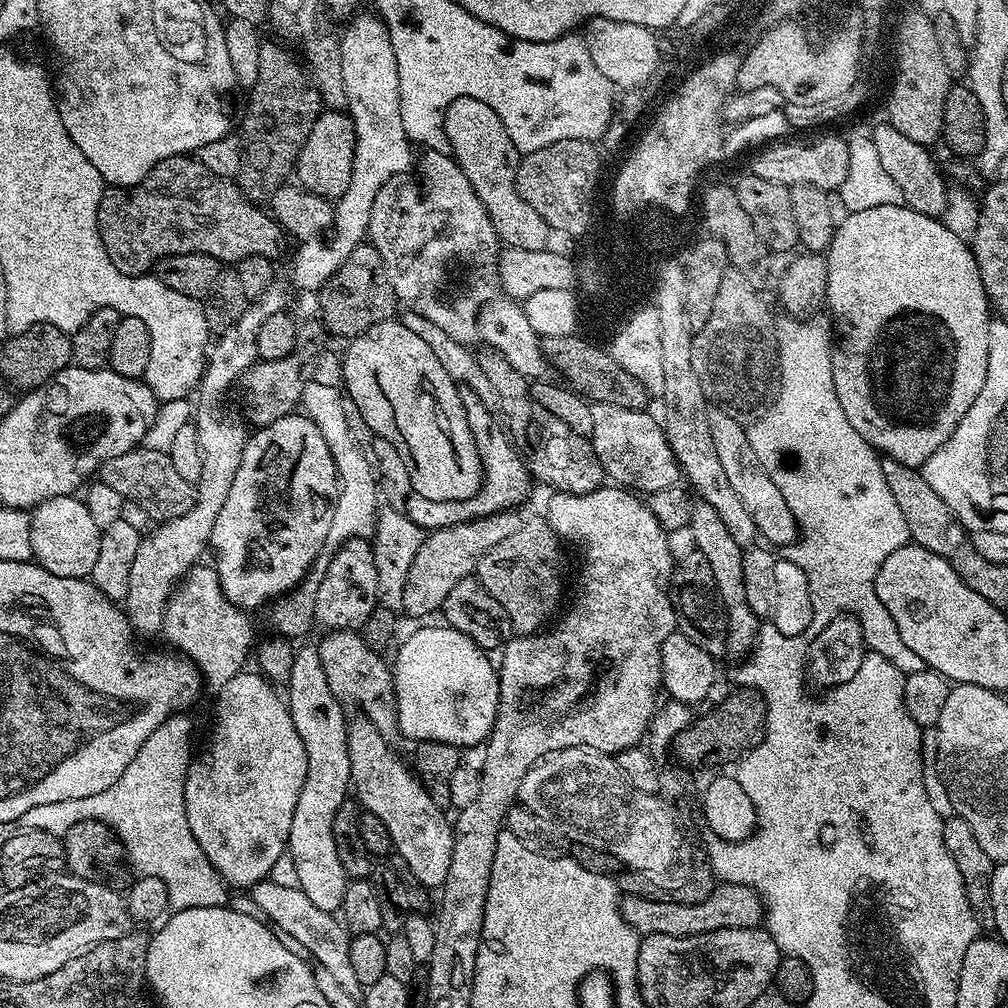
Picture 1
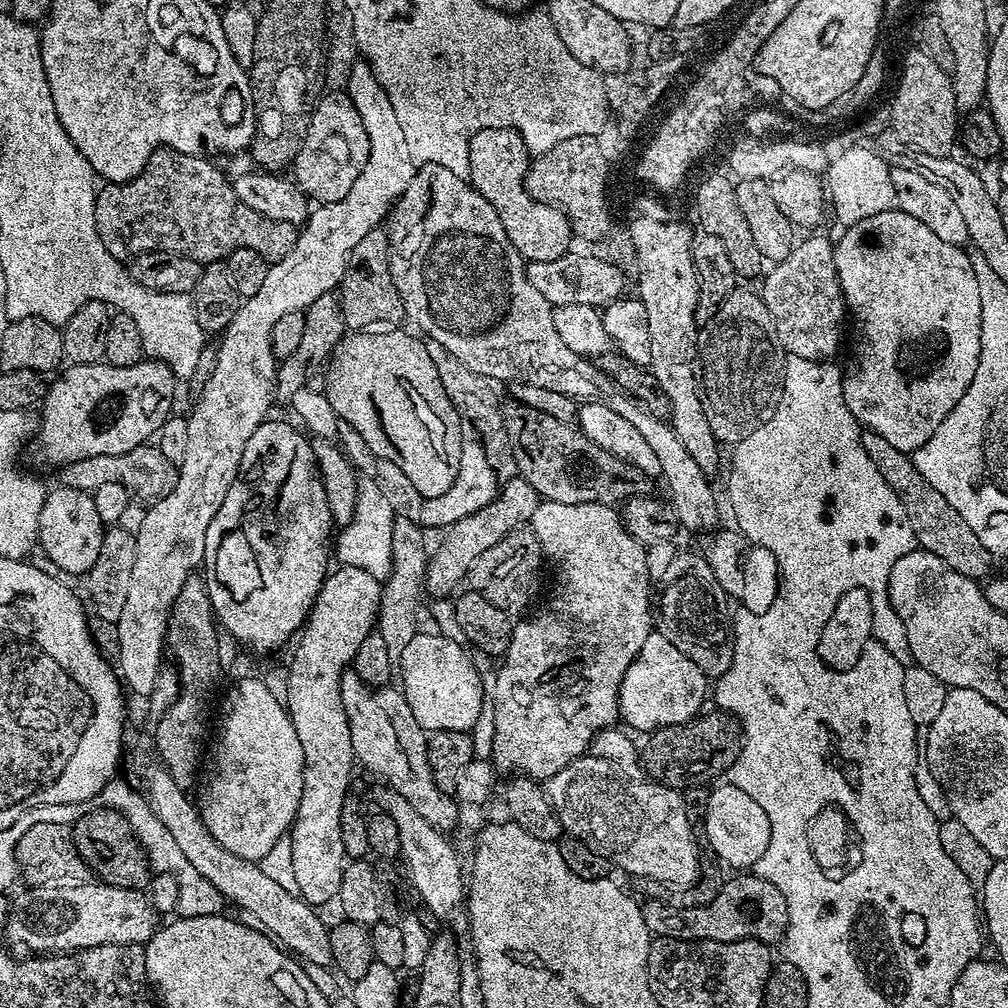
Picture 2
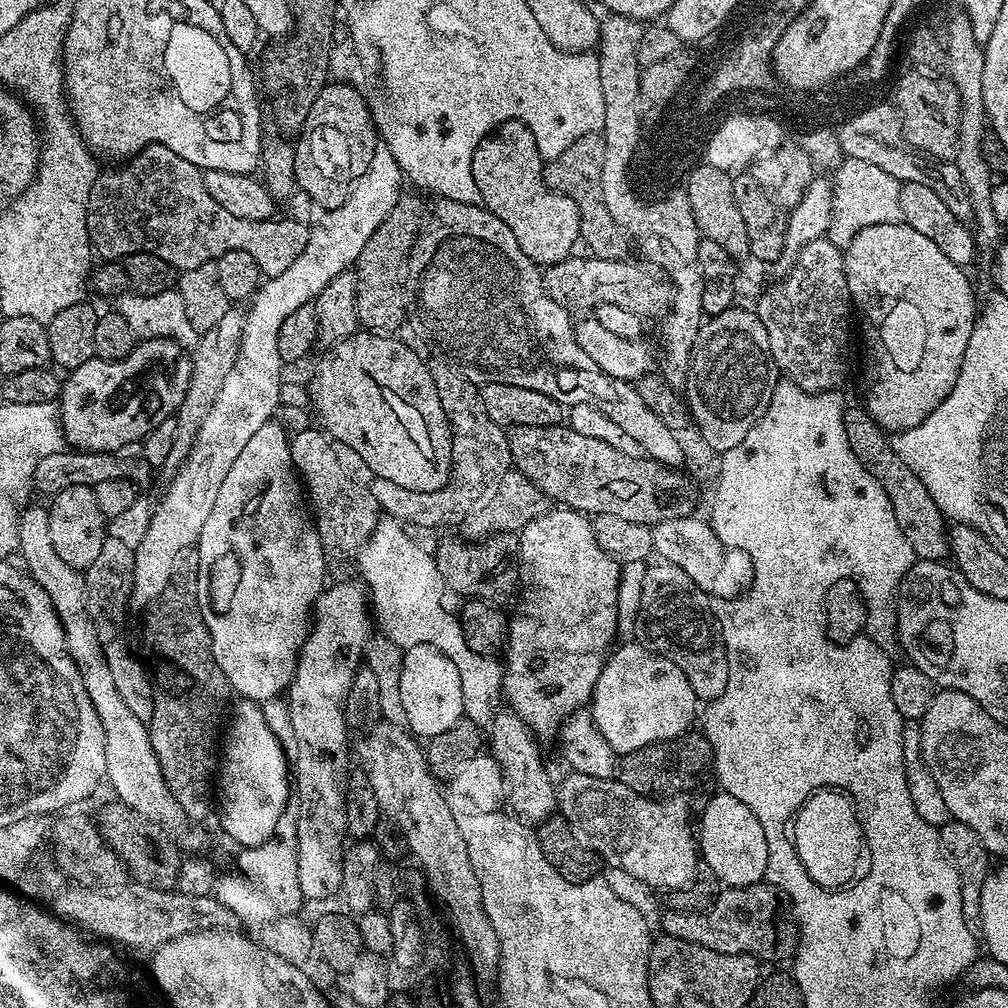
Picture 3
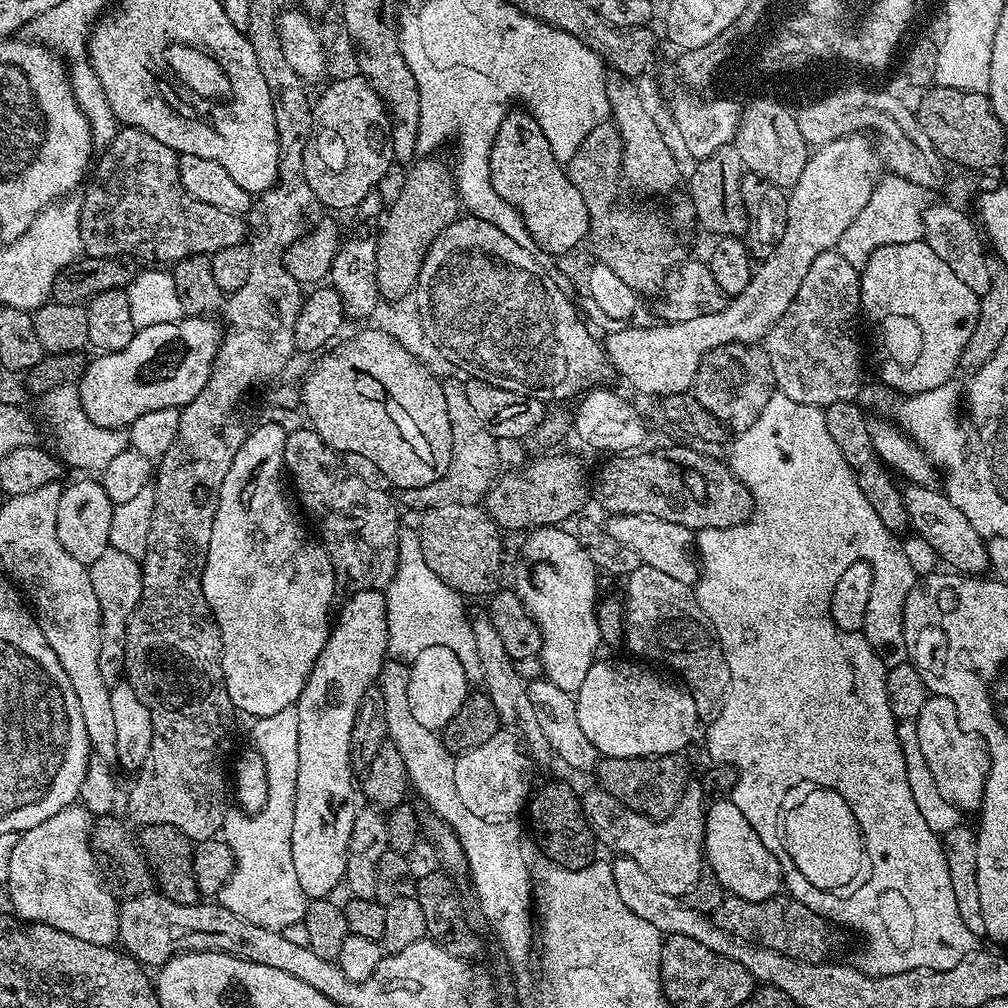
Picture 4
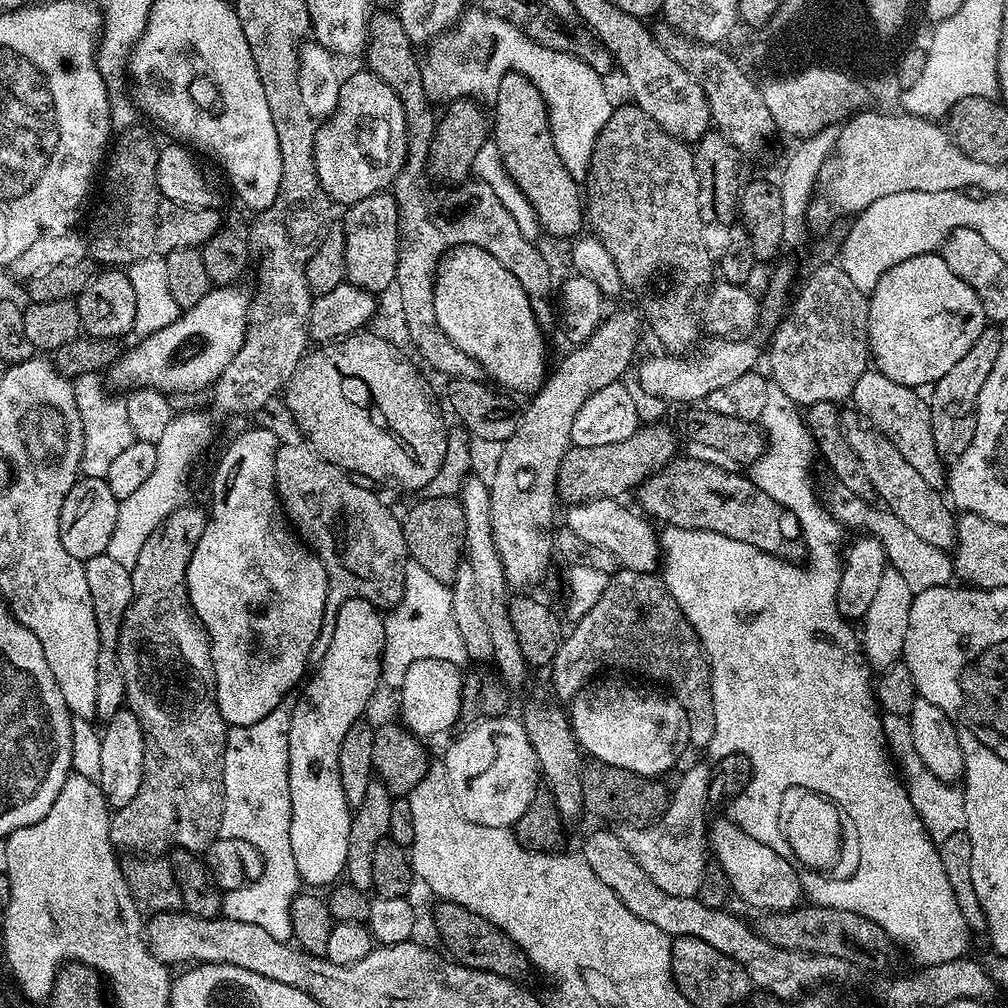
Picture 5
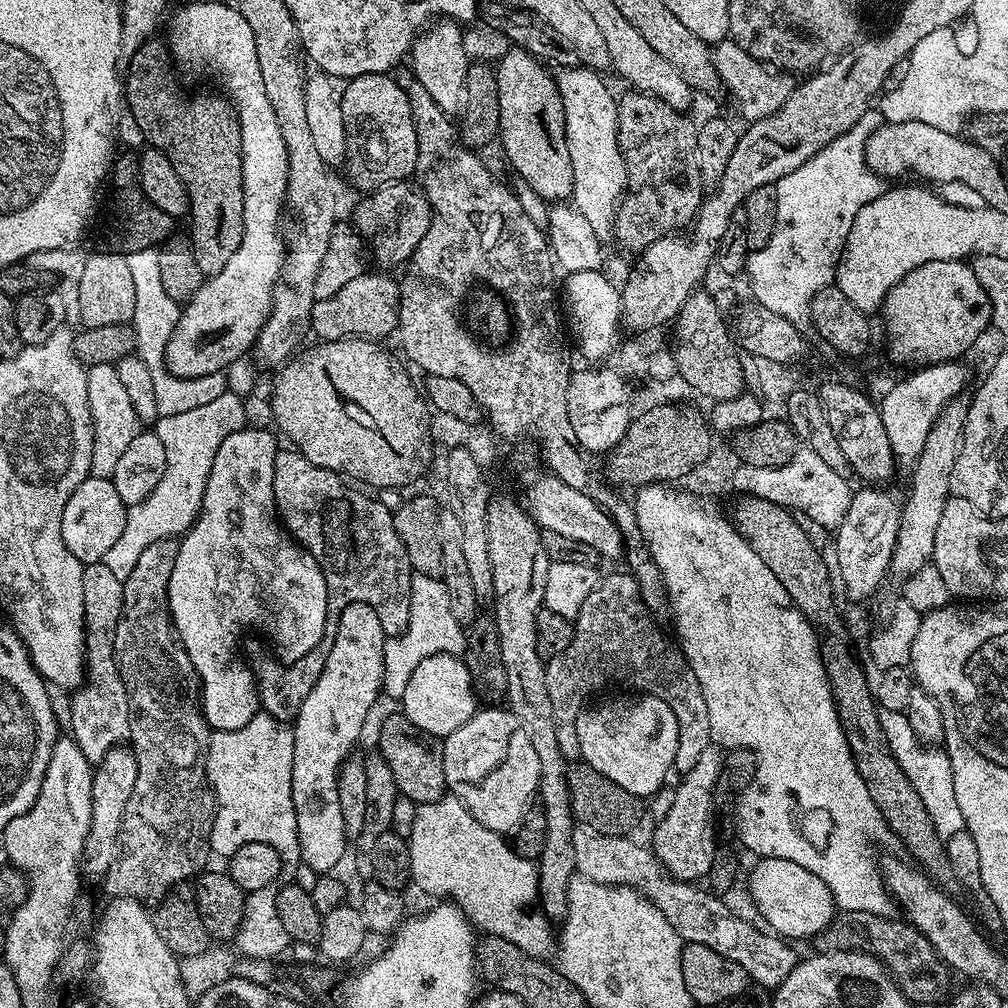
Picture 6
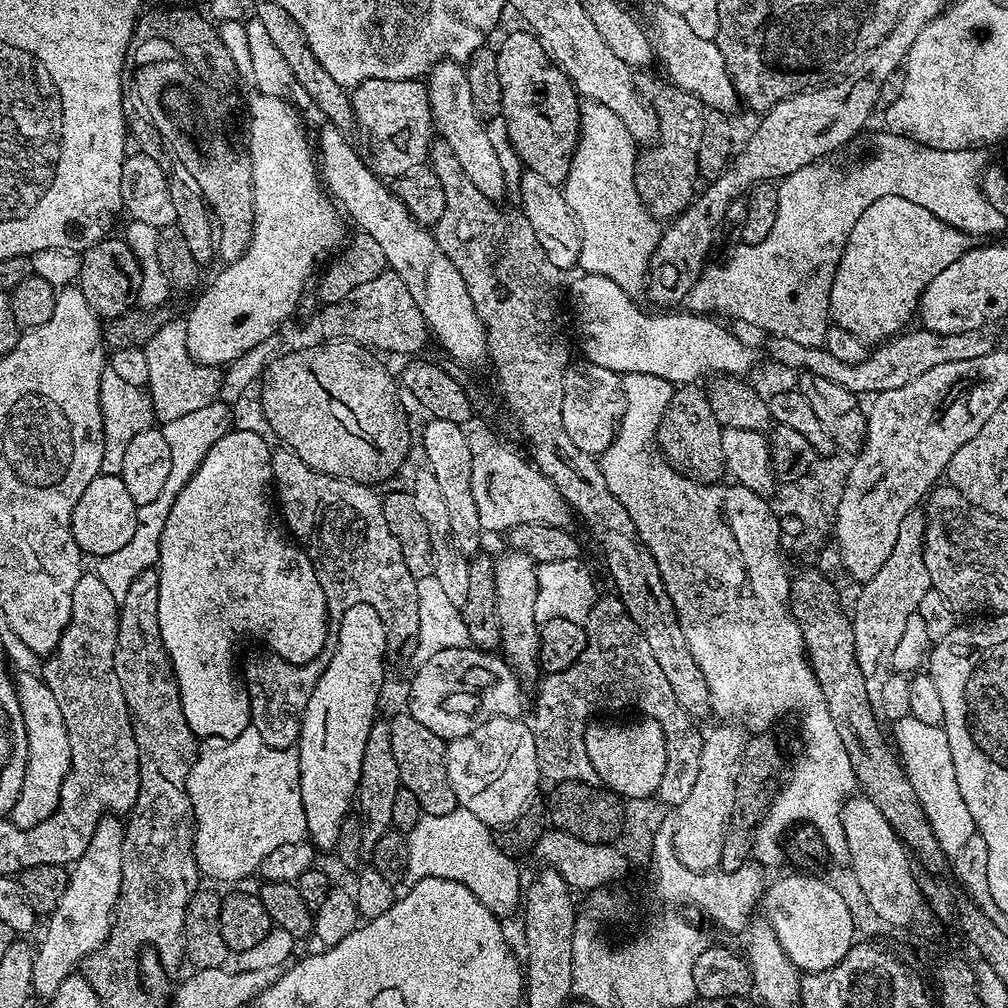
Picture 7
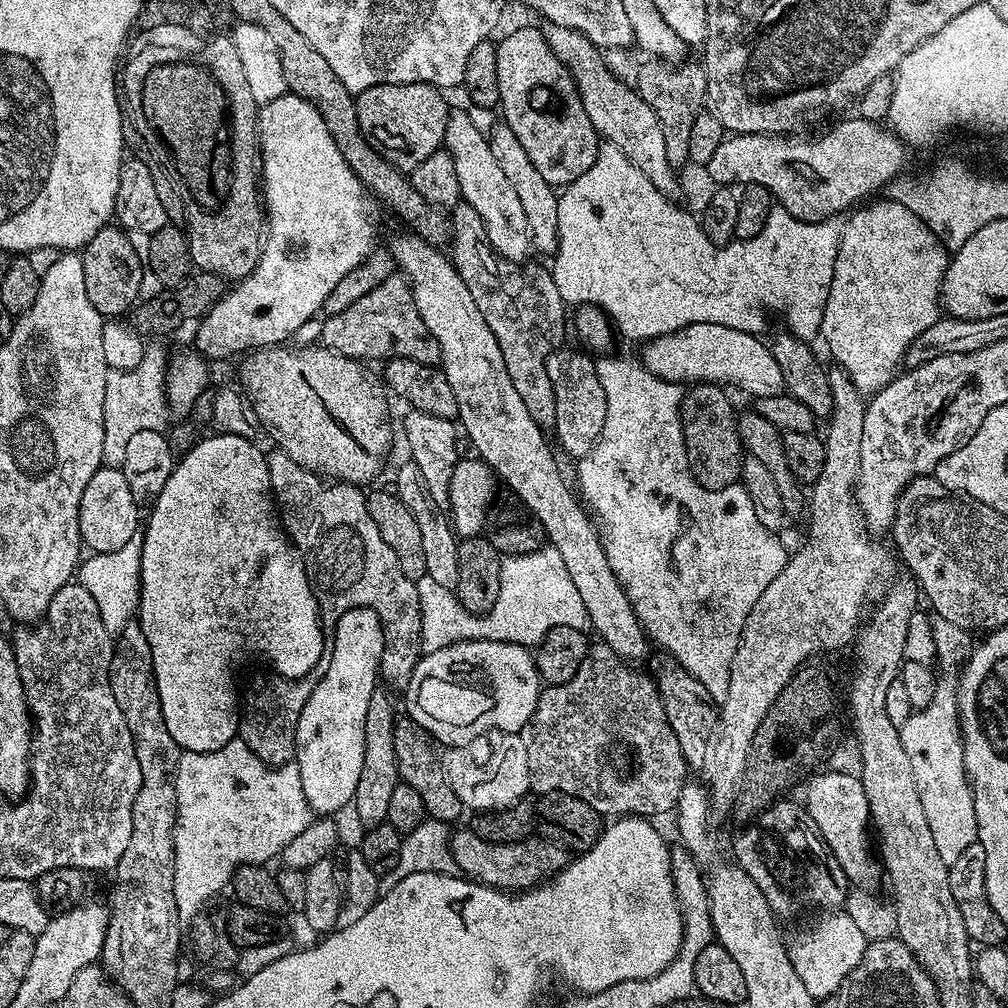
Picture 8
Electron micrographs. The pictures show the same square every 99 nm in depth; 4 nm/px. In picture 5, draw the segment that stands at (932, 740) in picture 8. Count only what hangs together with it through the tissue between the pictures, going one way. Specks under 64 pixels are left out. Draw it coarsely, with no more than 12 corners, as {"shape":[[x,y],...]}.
{"shape":[[884,712],[884,741],[928,837],[965,831],[963,791],[938,778],[902,714]]}

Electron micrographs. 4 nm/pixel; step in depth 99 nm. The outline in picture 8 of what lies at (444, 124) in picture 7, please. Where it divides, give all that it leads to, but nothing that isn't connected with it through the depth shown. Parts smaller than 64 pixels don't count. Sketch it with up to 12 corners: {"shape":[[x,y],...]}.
{"shape":[[449,111],[443,151],[463,203],[492,249],[523,261],[530,237],[522,202],[489,137]]}

